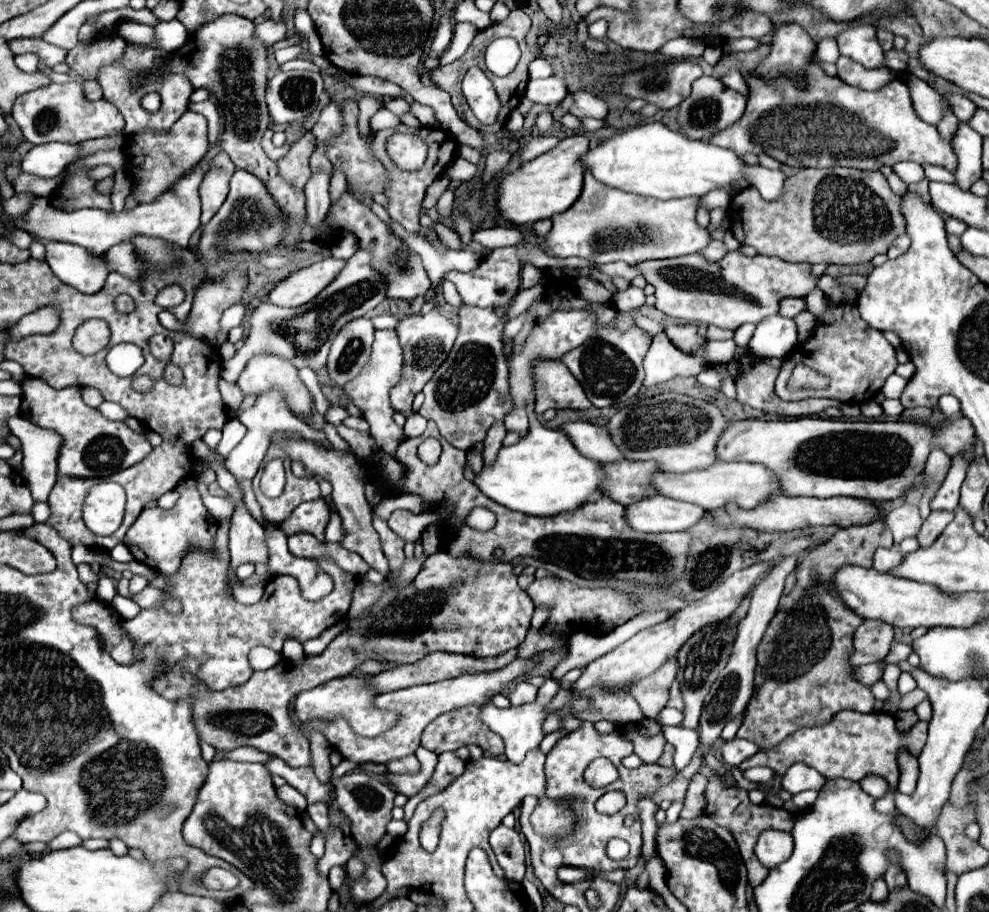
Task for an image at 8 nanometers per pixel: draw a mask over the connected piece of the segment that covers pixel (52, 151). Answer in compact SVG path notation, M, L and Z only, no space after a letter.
M50 142L46 145L32 147L21 163L25 172L42 172L42 174L62 173L80 151L78 144Z

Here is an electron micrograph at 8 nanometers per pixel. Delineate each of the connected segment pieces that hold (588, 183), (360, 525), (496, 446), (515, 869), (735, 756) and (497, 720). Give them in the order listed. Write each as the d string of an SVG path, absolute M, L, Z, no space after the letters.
M590 171L584 173L584 191L572 209L552 217L552 231L544 237L544 249L552 257L584 257L594 263L624 261L638 265L648 259L668 259L700 253L710 243L710 233L696 223L696 199L656 201L616 187L600 185Z
M276 431L272 435L272 441L276 441L292 461L300 461L308 475L318 475L318 477L324 477L326 481L332 483L332 487L334 487L332 501L334 501L336 511L342 517L342 523L346 527L346 539L342 541L342 547L346 547L348 551L358 553L372 569L376 569L384 577L388 577L390 567L388 567L388 561L386 561L386 557L382 553L378 533L372 527L372 507L364 497L364 485L356 477L358 469L360 469L358 457L336 451L336 449L324 449L324 447L320 447L314 441L308 441L308 439L290 439L282 431Z
M504 423L492 425L492 429L488 431L488 435L486 435L486 439L484 439L484 453L482 453L484 465L490 465L490 463L496 461L496 455L498 455L500 447L502 447L502 439L504 439L504 437L506 437Z
M498 825L490 833L490 847L506 873L506 879L522 881L524 877L524 845L514 829Z
M732 739L732 741L726 741L722 745L722 759L728 763L728 765L740 765L742 761L746 761L748 757L752 757L756 753L756 745L752 745L750 741L744 741L744 739Z
M546 679L546 683L538 691L538 699L534 703L510 707L510 709L498 709L496 705L484 705L480 709L480 721L486 723L490 729L496 729L496 733L504 739L506 758L512 763L520 763L524 759L524 753L538 747L540 741L544 739L544 731L542 731L542 721L546 717L544 707L556 695L556 691L558 691L558 683L554 679Z

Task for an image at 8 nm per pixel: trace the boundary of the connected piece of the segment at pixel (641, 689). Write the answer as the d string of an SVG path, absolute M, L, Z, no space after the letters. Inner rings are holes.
M676 659L668 661L668 665L664 665L664 669L658 669L652 677L640 681L640 685L632 685L630 693L640 703L640 709L646 719L654 719L666 707L668 691L674 677L676 677Z

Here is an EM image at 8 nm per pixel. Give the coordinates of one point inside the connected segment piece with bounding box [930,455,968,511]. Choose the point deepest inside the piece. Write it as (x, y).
(946, 499)

